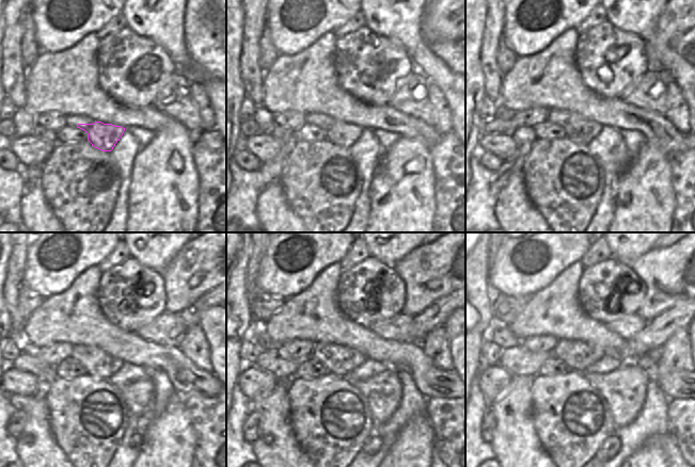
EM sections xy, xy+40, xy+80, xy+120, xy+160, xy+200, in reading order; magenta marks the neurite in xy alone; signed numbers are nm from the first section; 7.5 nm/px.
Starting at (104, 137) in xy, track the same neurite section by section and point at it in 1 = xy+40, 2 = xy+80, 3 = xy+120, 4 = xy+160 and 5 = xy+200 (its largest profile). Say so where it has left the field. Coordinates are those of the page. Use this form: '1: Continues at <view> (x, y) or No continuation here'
1: Continues at xy+40 (341, 133)
2: Continues at xy+80 (582, 131)
3: Continues at xy+120 (105, 365)
4: Continues at xy+160 (340, 359)
5: Continues at xy+200 (578, 355)

